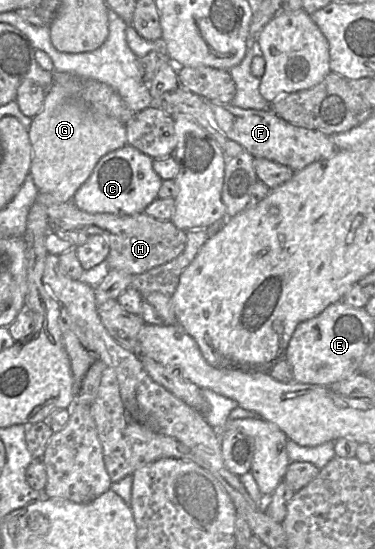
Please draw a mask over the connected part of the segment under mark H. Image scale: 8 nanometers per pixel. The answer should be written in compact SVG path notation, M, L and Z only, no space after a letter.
M38 192L36 201L45 208L49 222L51 222L56 230L63 229L66 231L82 231L87 235L102 236L110 248L109 254L105 260L110 270L124 271L133 276L139 275L174 260L185 249L187 239L186 231L177 228L170 220L158 220L144 212L133 215L86 213L79 210L72 201L60 202L51 194L43 192Z

